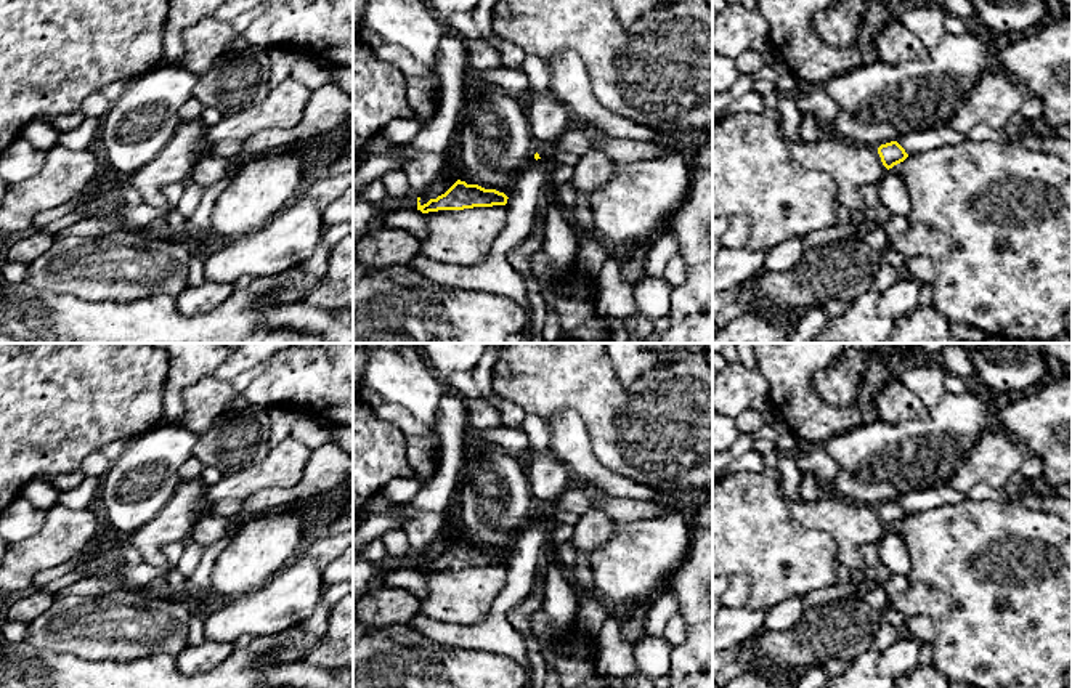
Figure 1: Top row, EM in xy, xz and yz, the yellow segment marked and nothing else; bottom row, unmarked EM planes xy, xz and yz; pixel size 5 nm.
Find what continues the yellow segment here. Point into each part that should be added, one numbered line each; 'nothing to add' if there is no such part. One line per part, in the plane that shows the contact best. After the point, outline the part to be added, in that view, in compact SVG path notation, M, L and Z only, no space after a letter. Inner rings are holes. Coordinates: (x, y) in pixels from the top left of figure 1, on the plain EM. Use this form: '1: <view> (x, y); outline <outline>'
1: xz (580, 496); outline M576 480L570 489L562 492L557 499L546 504L538 504L536 512L541 518L555 518L560 512L576 512L592 508L592 497L608 497L608 494L594 481Z

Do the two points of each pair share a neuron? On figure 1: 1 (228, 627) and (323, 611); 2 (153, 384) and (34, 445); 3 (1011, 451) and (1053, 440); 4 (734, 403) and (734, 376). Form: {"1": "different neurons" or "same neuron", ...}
{"1": "different neurons", "2": "same neuron", "3": "different neurons", "4": "same neuron"}

